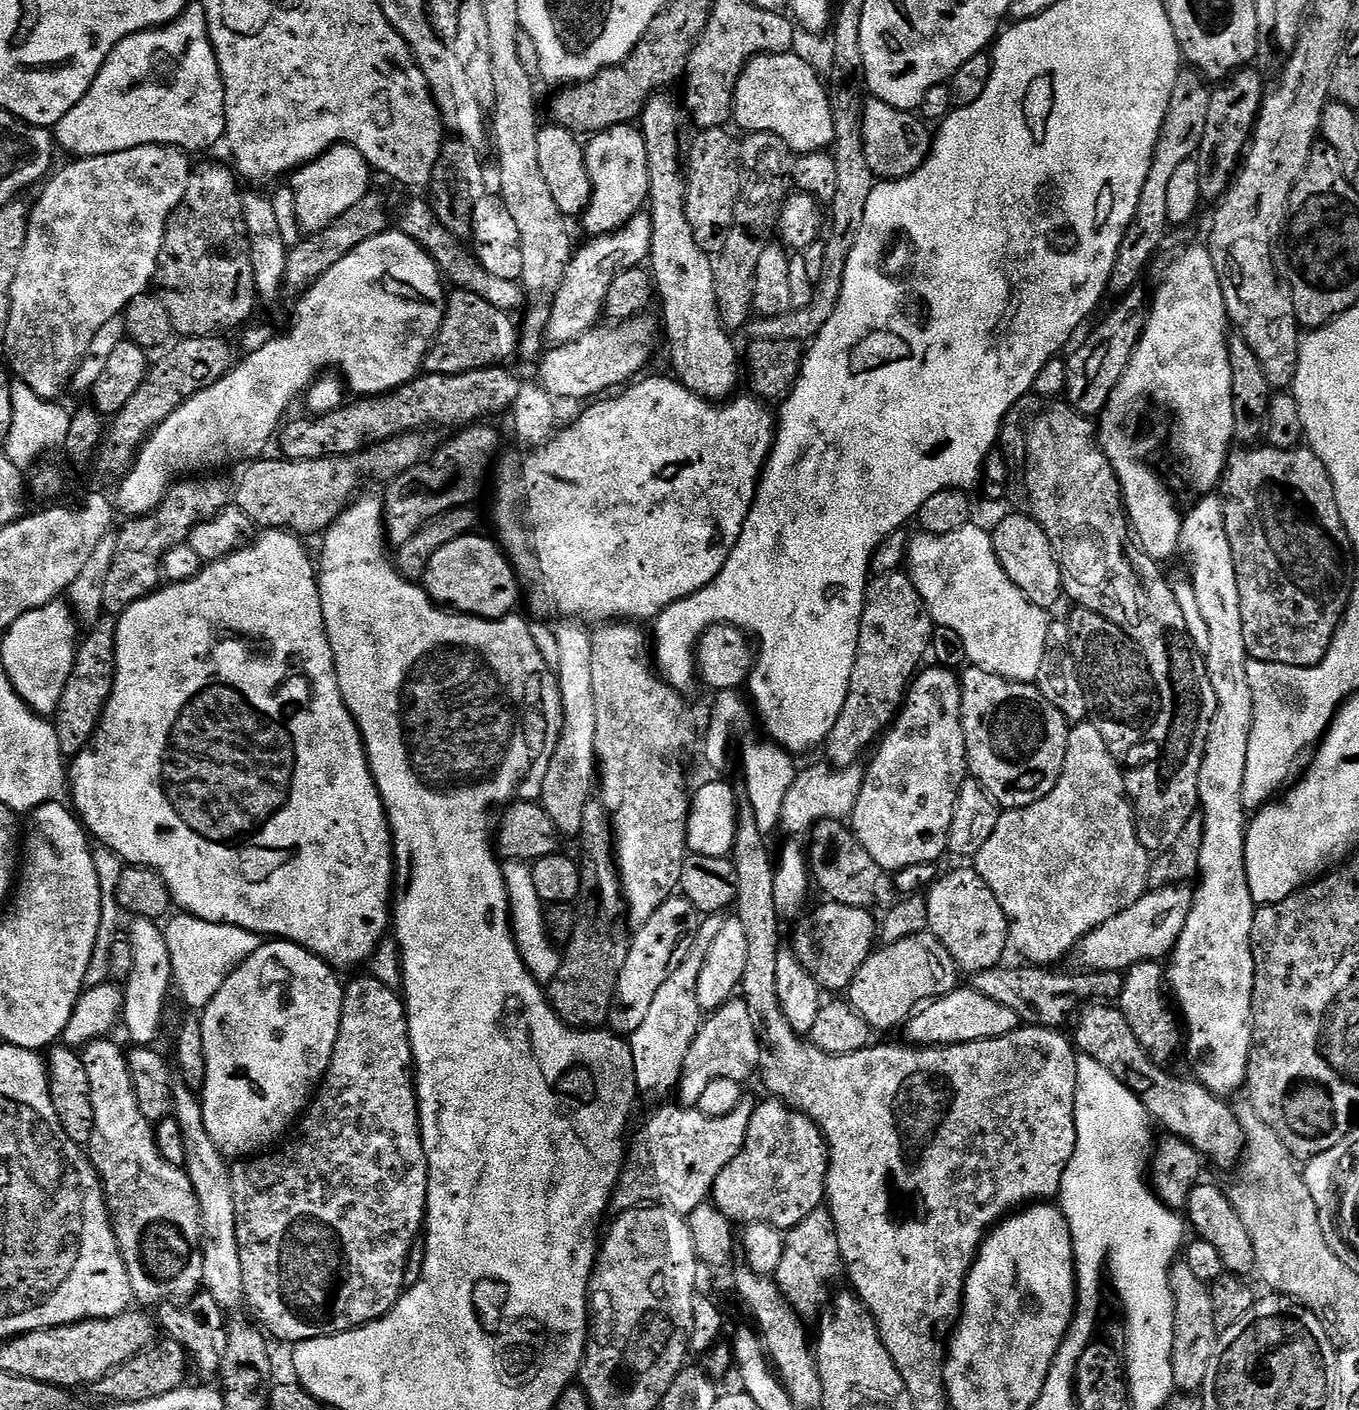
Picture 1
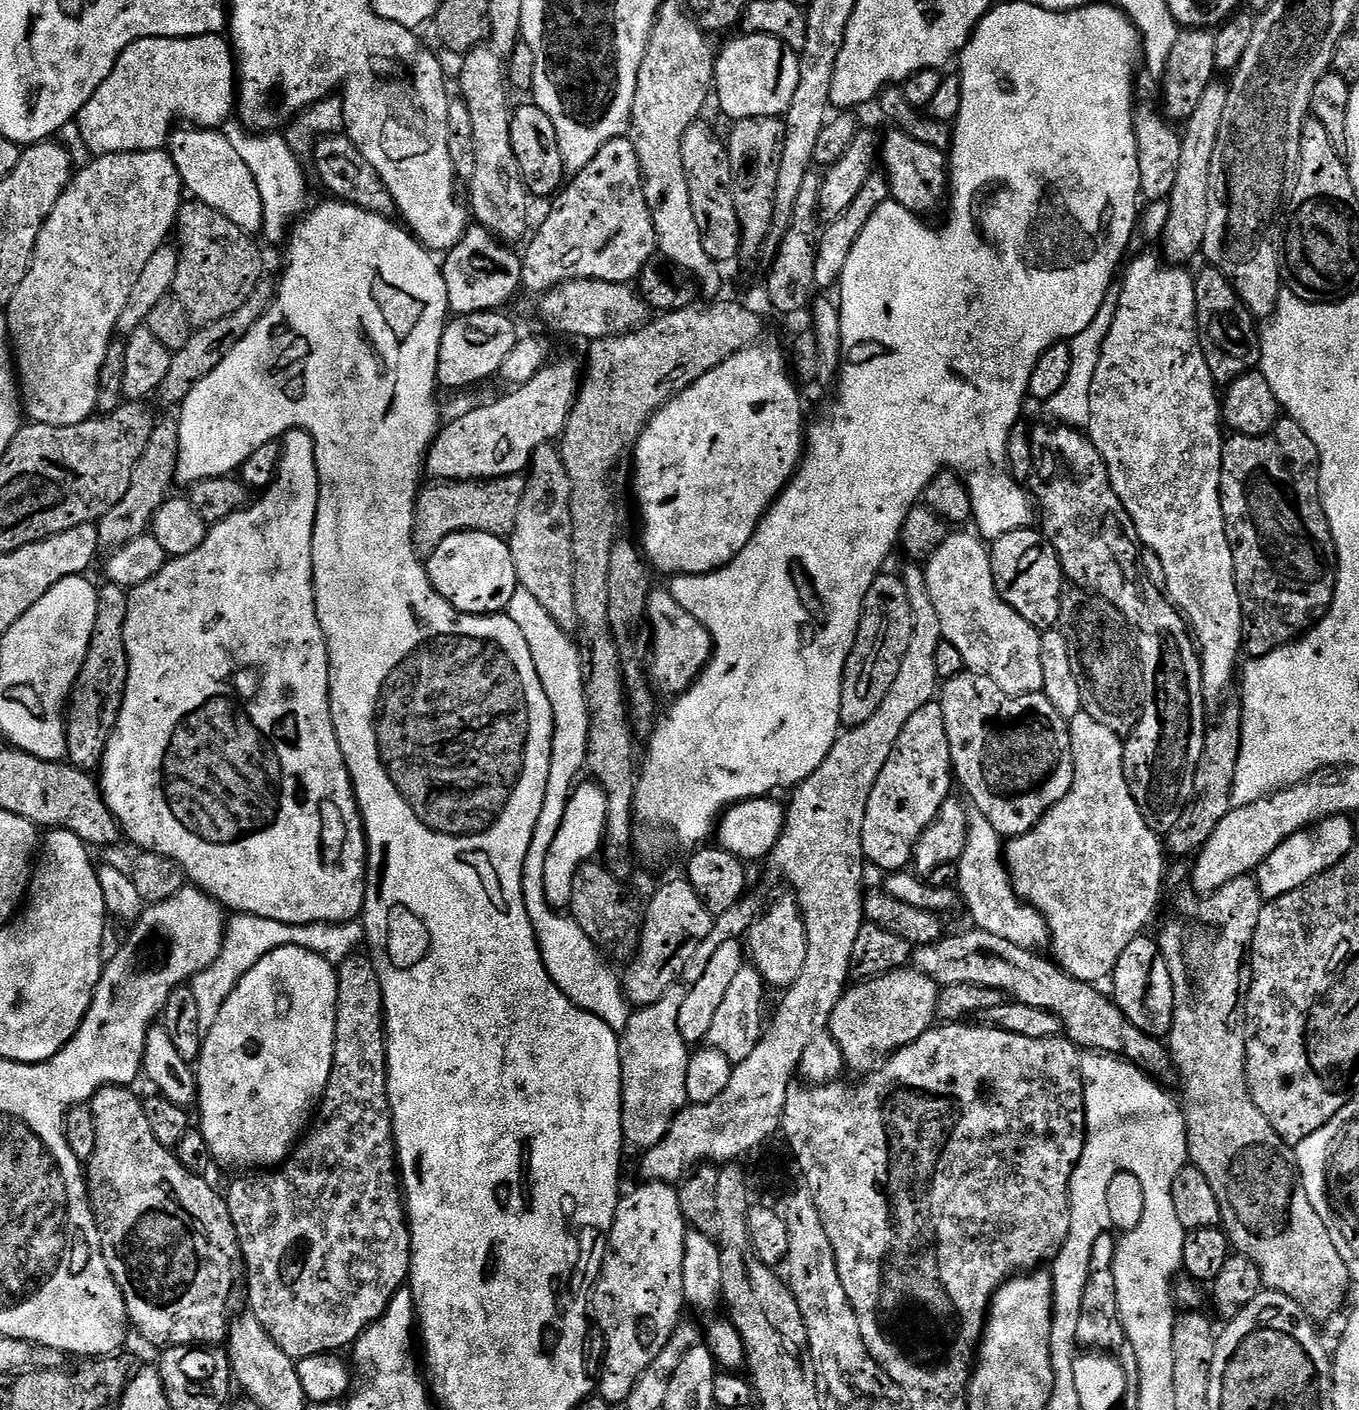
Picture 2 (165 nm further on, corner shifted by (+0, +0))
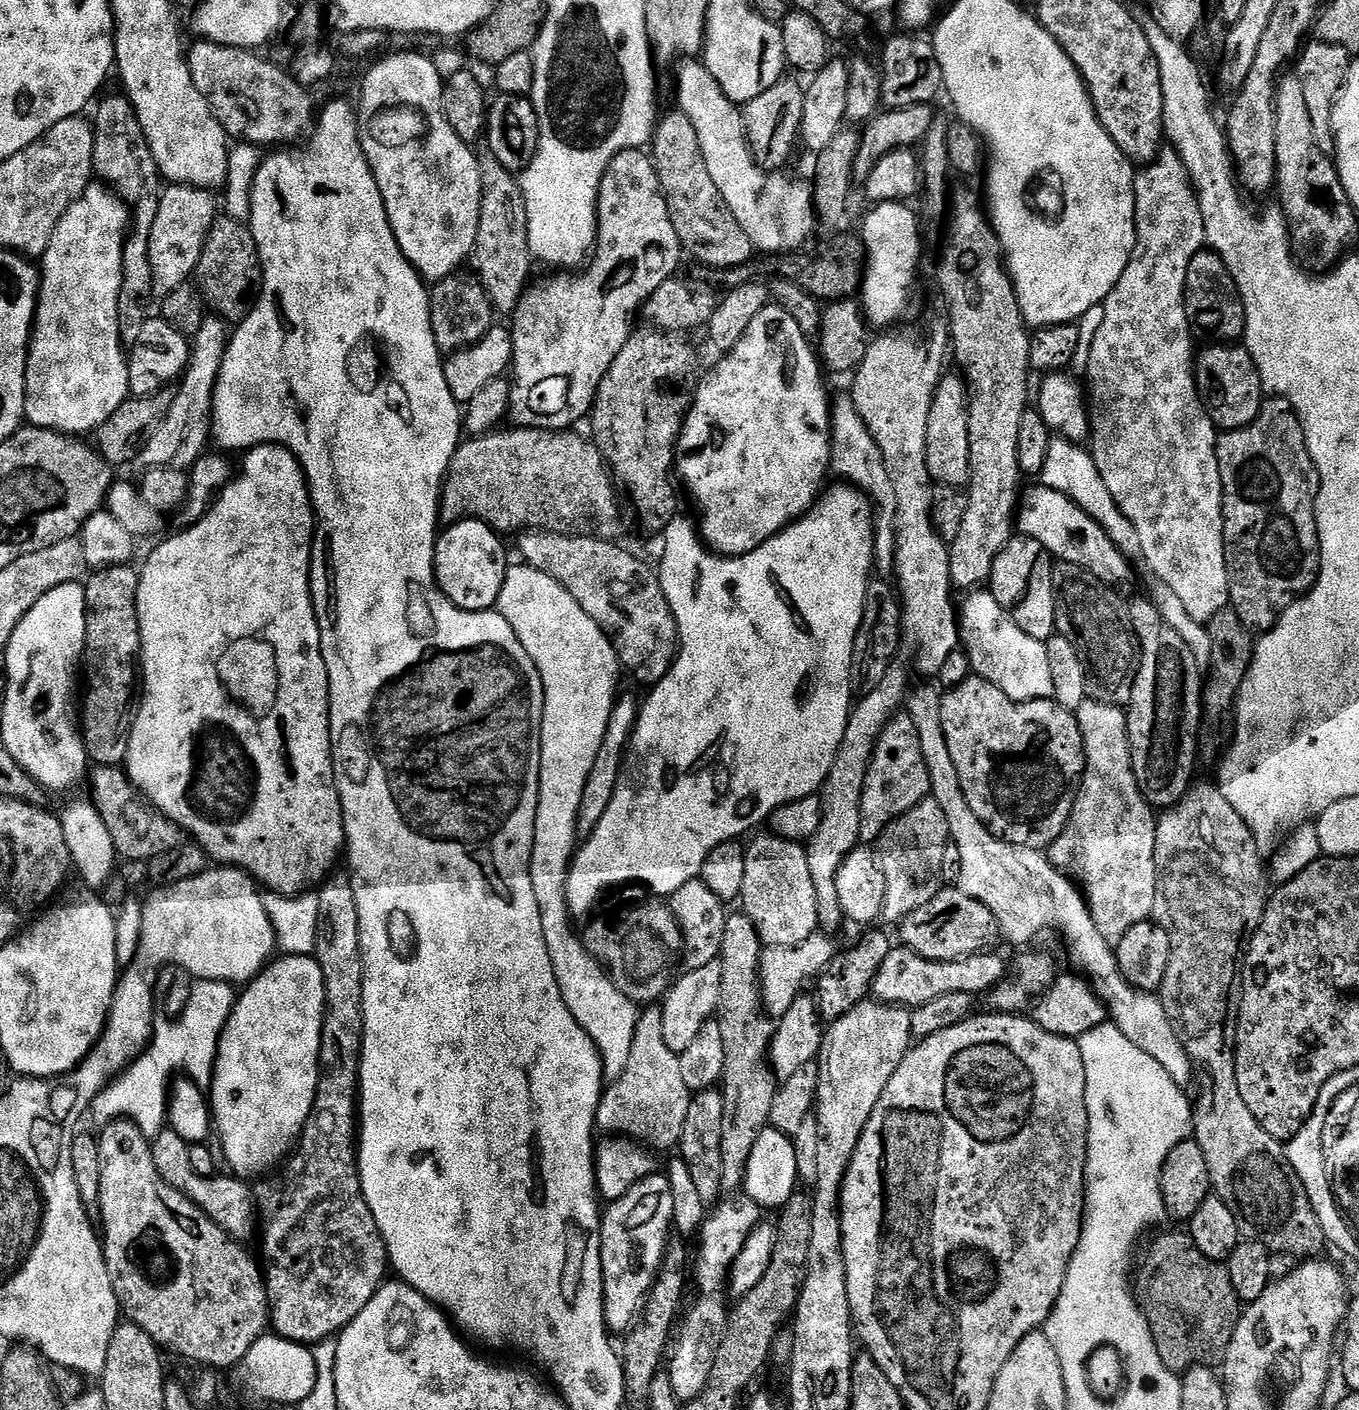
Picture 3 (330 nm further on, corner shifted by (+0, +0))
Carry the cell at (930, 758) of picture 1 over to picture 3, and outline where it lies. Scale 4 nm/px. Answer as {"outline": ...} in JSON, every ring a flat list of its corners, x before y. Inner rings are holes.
{"outline":[[907,714,897,715,882,730,868,767,860,803,861,841,879,840,893,820,905,816,911,808,929,799,931,791,930,770,926,766,926,758,922,758,922,742,918,738,918,730]]}

